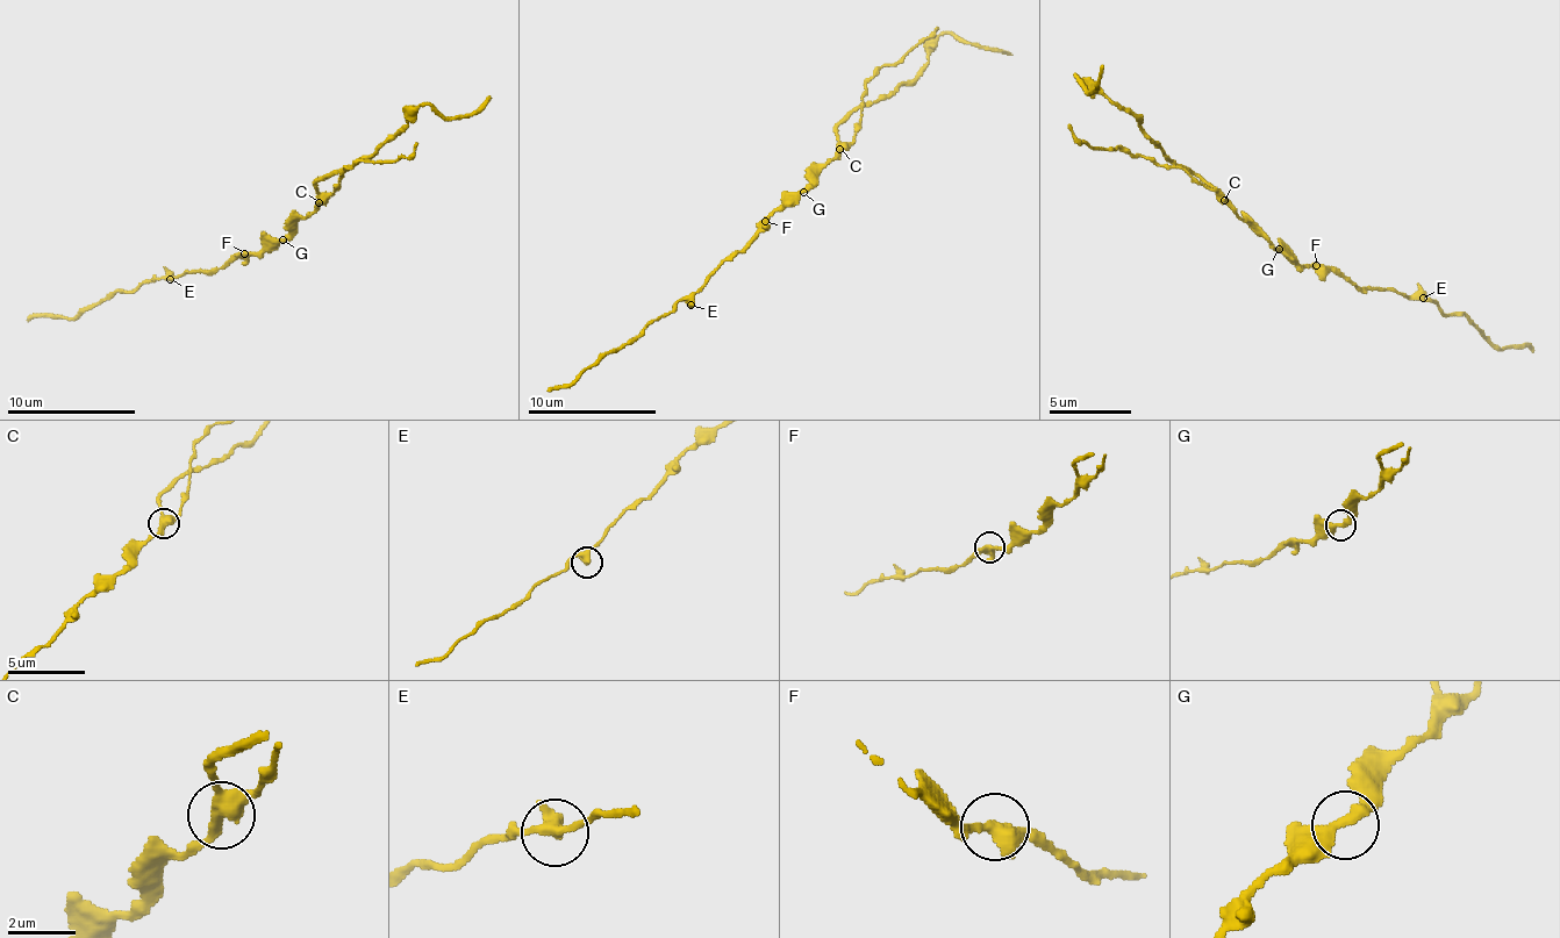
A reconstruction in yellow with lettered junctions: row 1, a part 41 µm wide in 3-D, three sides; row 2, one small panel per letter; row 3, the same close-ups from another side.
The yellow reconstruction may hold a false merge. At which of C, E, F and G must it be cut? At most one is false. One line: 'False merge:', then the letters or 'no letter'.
False merge: C

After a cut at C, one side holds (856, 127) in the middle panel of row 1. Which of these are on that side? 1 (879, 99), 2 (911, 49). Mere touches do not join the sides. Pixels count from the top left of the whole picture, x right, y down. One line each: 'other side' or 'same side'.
1: other side
2: same side

